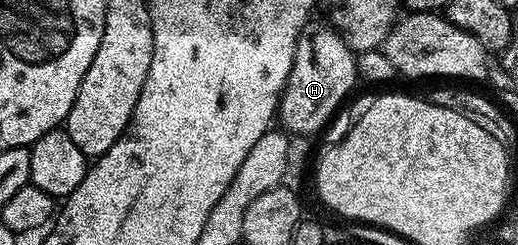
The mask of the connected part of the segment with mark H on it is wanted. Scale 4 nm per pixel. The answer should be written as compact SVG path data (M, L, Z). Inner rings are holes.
M326 27L327 29L319 29L315 34L310 37L310 35L304 36L302 40L299 42L299 47L295 52L295 62L293 63L293 67L289 71L289 79L287 80L287 86L283 88L283 95L279 98L279 108L277 110L277 121L280 126L288 134L296 135L295 133L300 133L301 136L307 137L310 133L315 133L318 129L323 129L327 125L327 120L330 119L331 116L334 115L335 112L339 109L339 104L342 103L343 100L346 99L347 96L351 93L351 88L354 87L355 81L358 82L360 80L359 73L359 63L357 60L356 50L348 44L346 37L339 31L339 29L335 27Z

